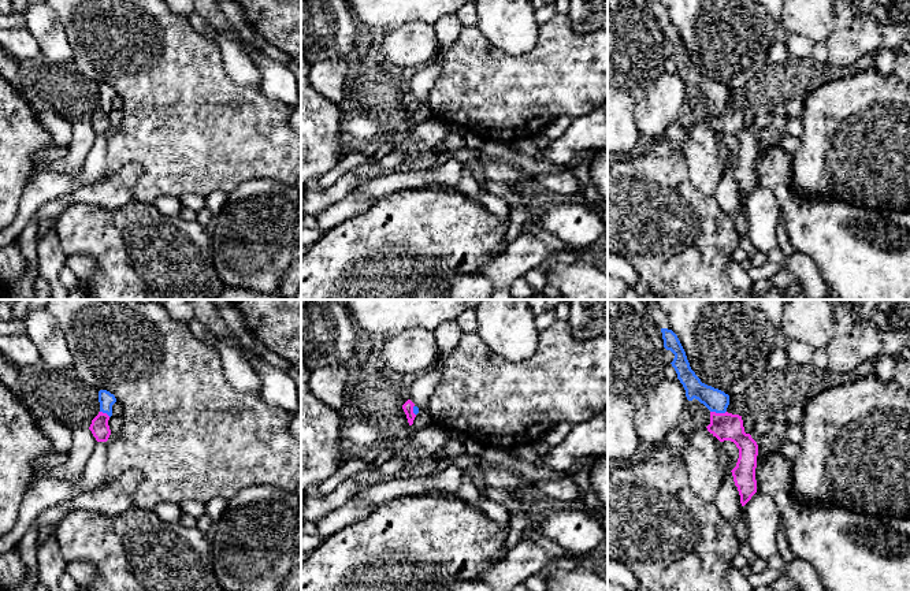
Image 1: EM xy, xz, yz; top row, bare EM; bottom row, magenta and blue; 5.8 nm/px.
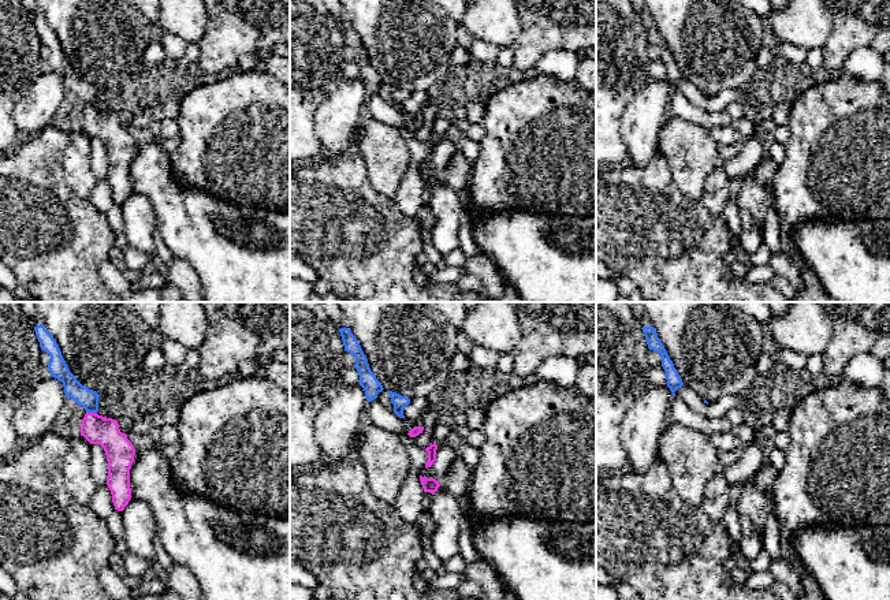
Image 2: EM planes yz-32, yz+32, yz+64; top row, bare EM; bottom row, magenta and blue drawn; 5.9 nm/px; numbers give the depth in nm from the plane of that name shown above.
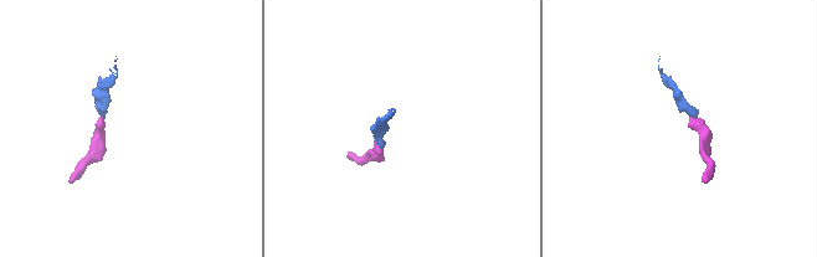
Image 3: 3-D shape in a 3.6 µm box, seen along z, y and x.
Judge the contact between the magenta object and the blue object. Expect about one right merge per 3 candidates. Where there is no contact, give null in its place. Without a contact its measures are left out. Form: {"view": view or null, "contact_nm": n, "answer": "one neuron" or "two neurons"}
{"view": "yz", "contact_nm": 100, "answer": "one neuron"}

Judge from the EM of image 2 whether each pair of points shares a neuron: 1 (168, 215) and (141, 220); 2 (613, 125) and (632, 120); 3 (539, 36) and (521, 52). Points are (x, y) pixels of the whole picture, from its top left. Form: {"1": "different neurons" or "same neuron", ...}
{"1": "different neurons", "2": "different neurons", "3": "same neuron"}

